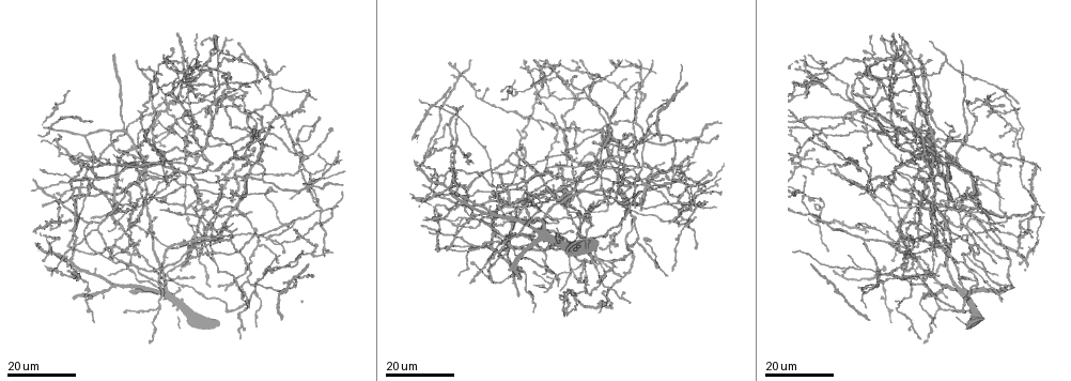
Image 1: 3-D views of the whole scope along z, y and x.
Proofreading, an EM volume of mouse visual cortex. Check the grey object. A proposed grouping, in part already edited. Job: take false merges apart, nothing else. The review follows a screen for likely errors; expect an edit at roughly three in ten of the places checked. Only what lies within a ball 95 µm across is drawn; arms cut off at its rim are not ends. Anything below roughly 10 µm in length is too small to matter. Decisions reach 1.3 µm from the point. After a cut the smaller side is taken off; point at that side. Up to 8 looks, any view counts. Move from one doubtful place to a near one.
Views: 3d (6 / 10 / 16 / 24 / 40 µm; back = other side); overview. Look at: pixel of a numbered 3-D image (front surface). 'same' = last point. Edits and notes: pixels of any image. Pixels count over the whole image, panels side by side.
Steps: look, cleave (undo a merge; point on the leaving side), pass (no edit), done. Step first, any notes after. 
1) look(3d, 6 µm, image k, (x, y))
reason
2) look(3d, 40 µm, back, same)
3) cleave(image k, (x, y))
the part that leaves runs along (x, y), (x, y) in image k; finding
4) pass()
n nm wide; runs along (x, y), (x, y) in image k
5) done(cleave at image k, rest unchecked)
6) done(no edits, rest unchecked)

look(3d, 16 µm, image 1, (159, 197))
calibre changes

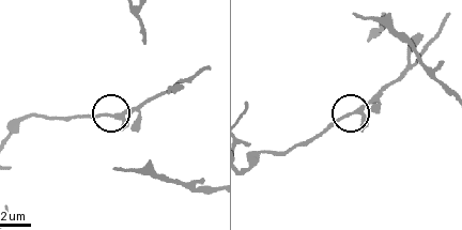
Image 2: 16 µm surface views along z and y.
look(3d, 6 µm, image 2, (112, 116))

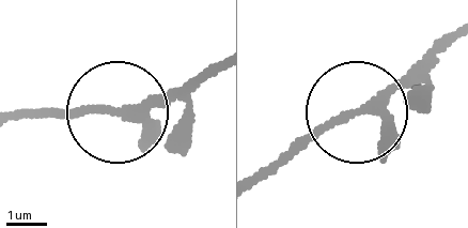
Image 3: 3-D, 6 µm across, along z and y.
pass()
one neuron here

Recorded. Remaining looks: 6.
look(3d, 24 µm, image 1, (130, 254))

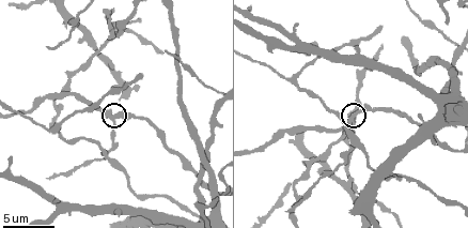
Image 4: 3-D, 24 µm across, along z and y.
look(3d, 10 µm, image 4, (351, 120))

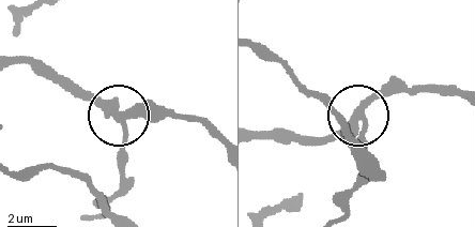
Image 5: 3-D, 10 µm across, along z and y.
pass()
3 arms; runs along (18, 64), (48, 66), (110, 107), (122, 132), (122, 172) in image 5; all the same neuron

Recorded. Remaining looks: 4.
look(3d, 24 µm, image 1, (649, 178))
four arms meet

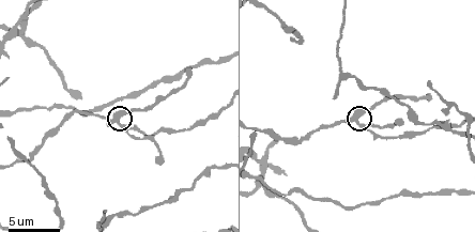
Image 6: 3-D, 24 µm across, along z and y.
look(3d, 6 µm, image 6, (356, 118))
zoom in

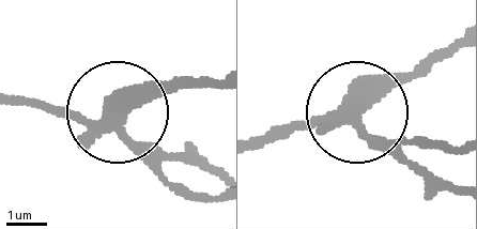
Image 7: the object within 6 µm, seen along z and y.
pass()
runs along (19, 100), (102, 120), (190, 82) in image 7; all the same neuron

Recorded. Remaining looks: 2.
look(3d, 24 µm, image 1, (191, 80))
four-way junction

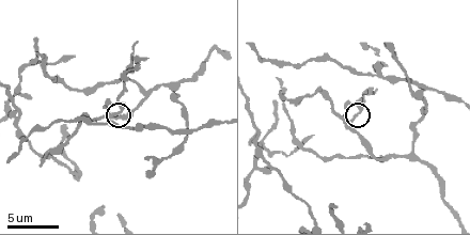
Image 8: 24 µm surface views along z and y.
look(3d, 6 µm, image 8, (351, 122))

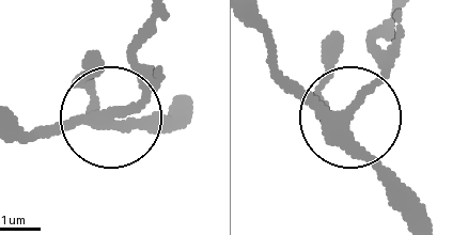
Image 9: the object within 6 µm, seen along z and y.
pass()
one neuron here

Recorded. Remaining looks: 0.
done(no edits, rest unchecked)

